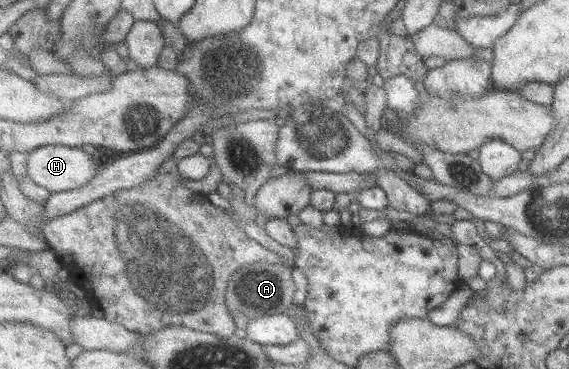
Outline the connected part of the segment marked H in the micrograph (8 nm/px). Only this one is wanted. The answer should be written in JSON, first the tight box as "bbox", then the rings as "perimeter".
{"bbox":[26,145,101,192],"perimeter":[[[45,145],[29,152],[26,177],[32,178],[38,185],[47,187],[50,191],[59,192],[86,185],[101,169],[99,161],[94,160],[92,155],[88,155],[81,147]]]}

